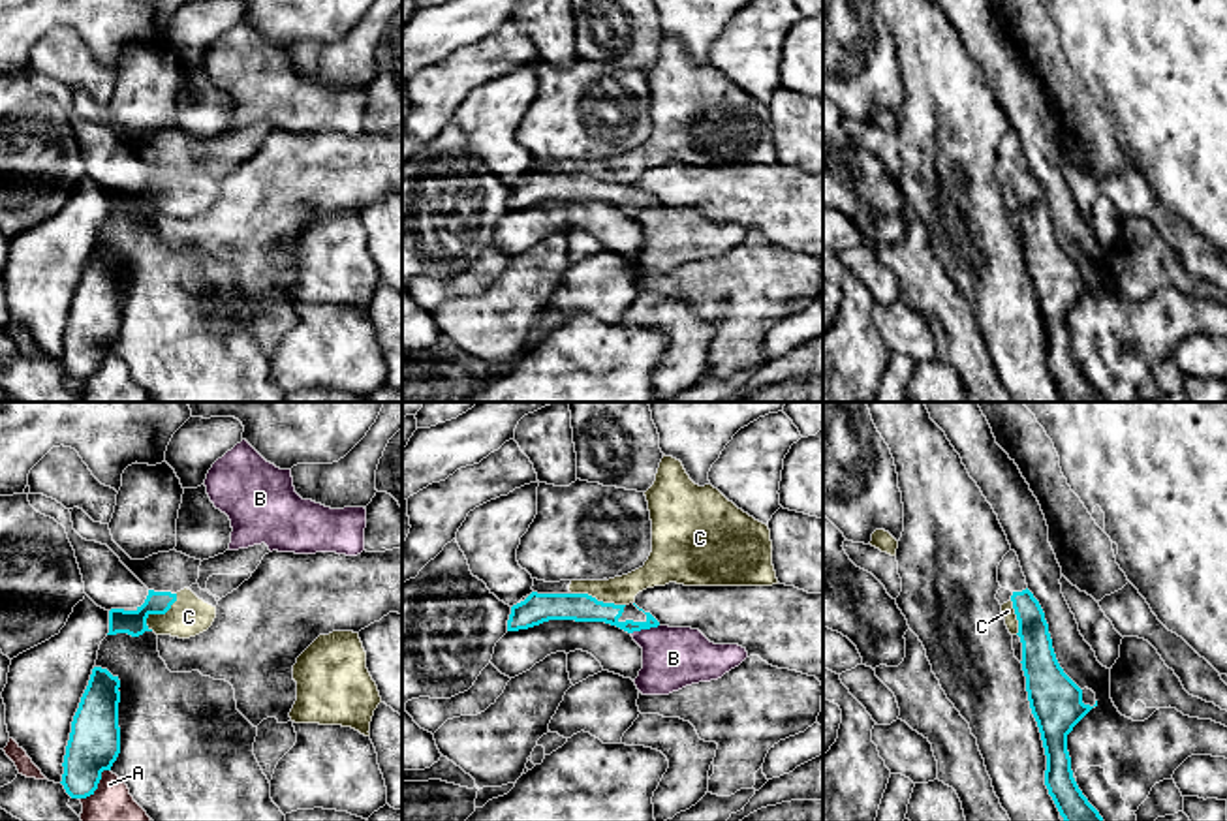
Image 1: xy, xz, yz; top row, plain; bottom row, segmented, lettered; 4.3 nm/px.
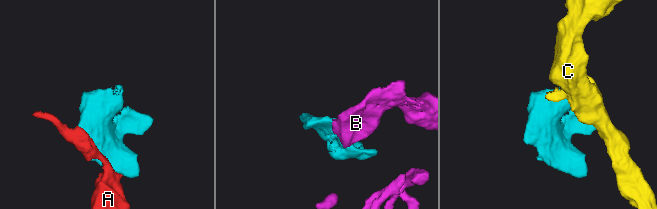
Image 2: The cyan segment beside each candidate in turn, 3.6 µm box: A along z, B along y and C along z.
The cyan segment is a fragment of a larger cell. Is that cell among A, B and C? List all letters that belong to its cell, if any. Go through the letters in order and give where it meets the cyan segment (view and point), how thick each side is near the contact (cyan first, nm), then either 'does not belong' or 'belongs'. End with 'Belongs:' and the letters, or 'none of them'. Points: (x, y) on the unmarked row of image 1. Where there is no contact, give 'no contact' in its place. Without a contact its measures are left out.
A: xy (98, 361) | 220/260 nm | does not belong
B: xz (645, 207) | 100/260 nm | belongs
C: xy (158, 192) | 110/170 nm | does not belong
Belongs: B

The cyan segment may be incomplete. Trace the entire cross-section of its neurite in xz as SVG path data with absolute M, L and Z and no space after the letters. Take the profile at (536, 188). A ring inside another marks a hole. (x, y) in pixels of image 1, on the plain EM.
M532 171L511 186L507 210L549 199L616 205L643 227L643 248L633 259L643 274L669 274L691 263L718 259L748 237L746 227L738 224L714 224L699 209L661 205L650 192L645 192L645 201L620 201L624 186L598 180L588 173Z

